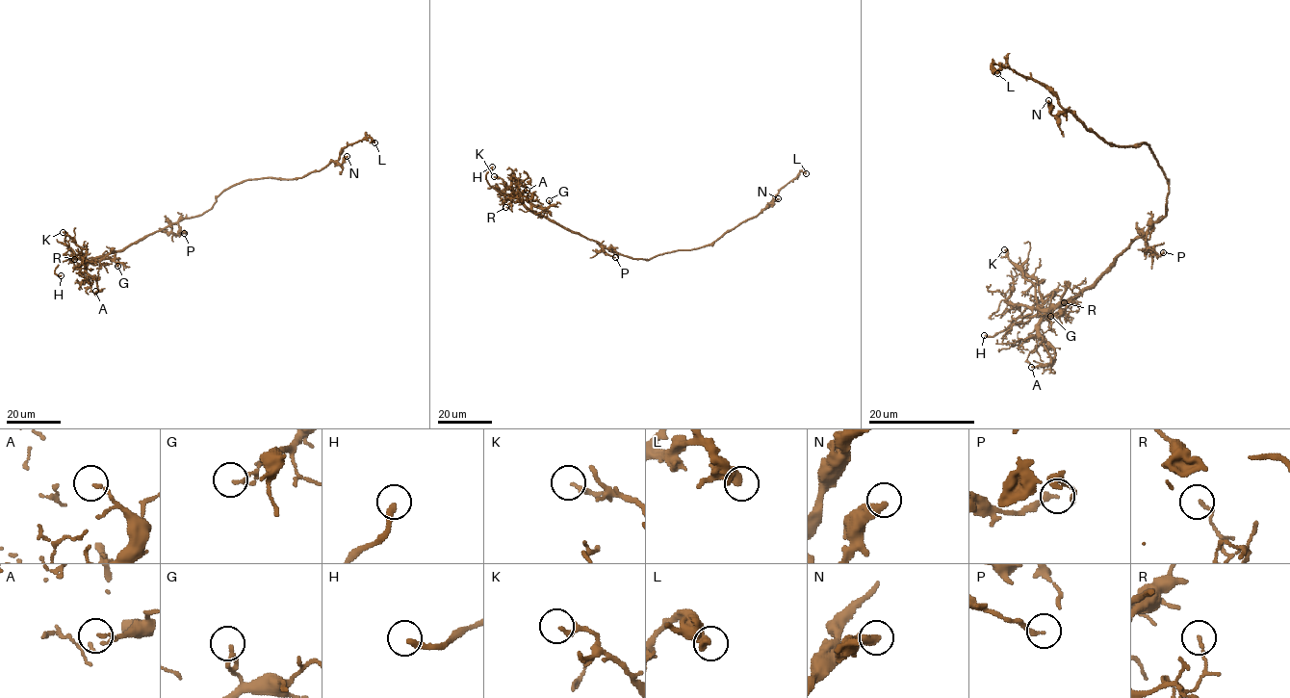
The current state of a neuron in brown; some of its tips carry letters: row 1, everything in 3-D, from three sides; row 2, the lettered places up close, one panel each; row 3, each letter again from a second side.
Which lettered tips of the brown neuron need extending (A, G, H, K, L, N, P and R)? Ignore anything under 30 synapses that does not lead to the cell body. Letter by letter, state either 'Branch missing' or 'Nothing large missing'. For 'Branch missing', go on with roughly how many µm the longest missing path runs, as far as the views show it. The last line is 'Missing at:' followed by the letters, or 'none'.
A: Nothing large missing
G: Nothing large missing
H: Branch missing. Missing length about 50 µm
K: Nothing large missing
L: Nothing large missing
N: Nothing large missing
P: Nothing large missing
R: Nothing large missing
Missing at: H

